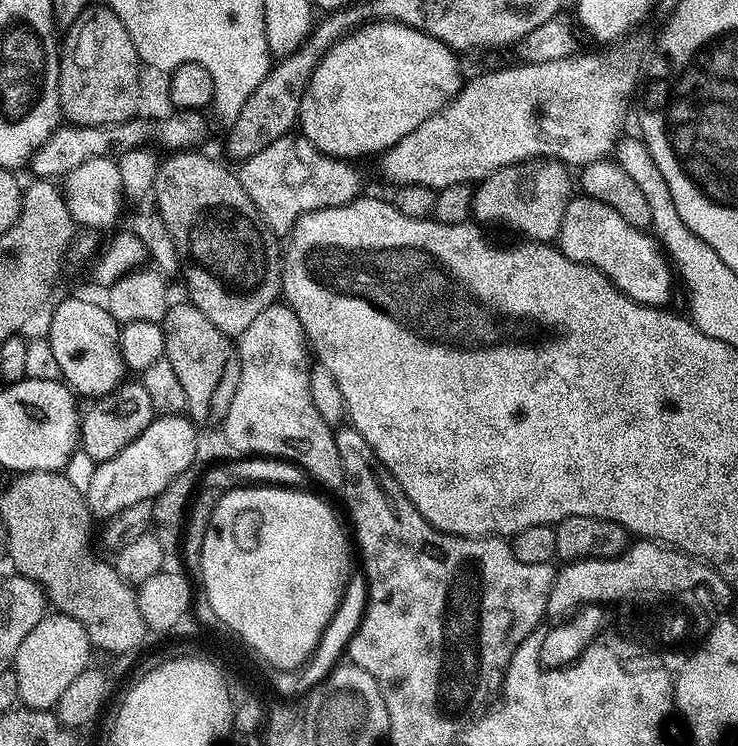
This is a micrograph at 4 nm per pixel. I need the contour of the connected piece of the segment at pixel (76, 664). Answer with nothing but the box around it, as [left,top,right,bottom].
[14,614,92,709]

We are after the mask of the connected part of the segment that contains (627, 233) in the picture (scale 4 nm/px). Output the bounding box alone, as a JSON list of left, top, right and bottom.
[558,194,674,306]

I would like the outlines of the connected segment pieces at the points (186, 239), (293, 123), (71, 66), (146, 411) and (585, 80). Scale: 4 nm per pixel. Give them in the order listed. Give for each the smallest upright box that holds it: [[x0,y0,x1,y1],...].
[[155,150,281,338],[228,11,351,162],[59,6,142,126],[78,383,157,464],[384,48,638,190]]

